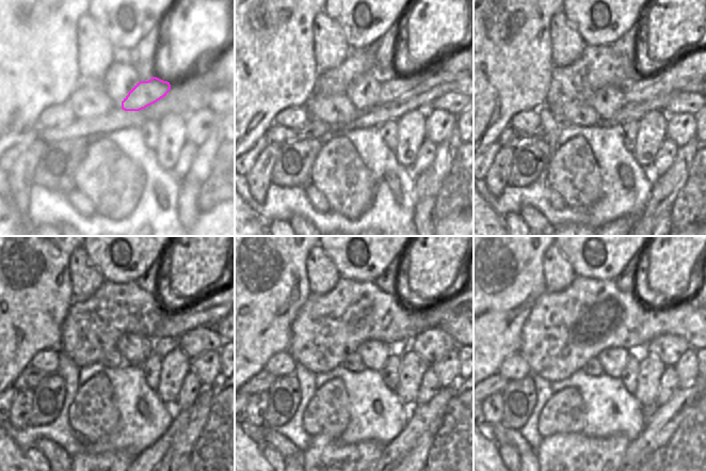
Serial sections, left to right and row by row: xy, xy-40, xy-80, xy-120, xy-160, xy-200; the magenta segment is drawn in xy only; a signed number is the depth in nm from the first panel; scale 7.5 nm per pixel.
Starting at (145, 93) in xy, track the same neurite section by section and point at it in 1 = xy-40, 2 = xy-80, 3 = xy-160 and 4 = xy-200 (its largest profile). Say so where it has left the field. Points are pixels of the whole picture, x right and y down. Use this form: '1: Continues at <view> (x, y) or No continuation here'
1: Continues at xy-40 (431, 84)
2: Continues at xy-80 (684, 75)
3: Continues at xy-160 (451, 305)
4: Continues at xy-200 (690, 301)

